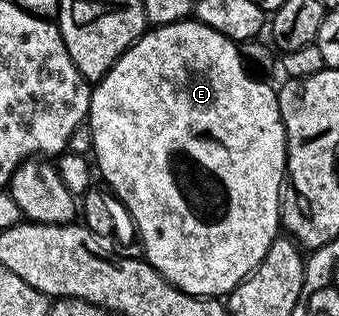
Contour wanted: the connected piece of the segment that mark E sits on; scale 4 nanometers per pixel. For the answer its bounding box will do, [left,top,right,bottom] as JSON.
[88,18,286,298]

